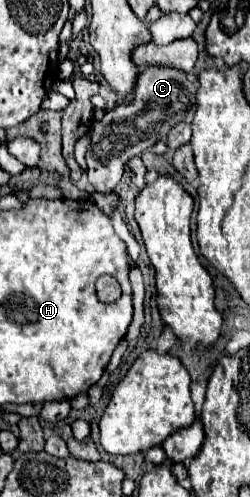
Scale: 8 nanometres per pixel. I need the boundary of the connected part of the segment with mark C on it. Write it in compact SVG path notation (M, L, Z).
M146 66L140 70L138 74L138 88L134 90L132 102L130 104L120 104L118 108L114 108L112 112L106 112L102 116L102 120L98 120L92 126L92 144L86 152L86 162L88 162L88 180L94 186L96 192L110 192L116 188L116 184L122 180L124 174L124 166L128 164L130 158L140 156L144 150L152 148L158 140L164 140L166 134L170 132L172 126L176 126L178 122L184 120L188 110L194 110L196 106L196 92L198 92L198 82L188 80L188 74L172 68L172 66Z

